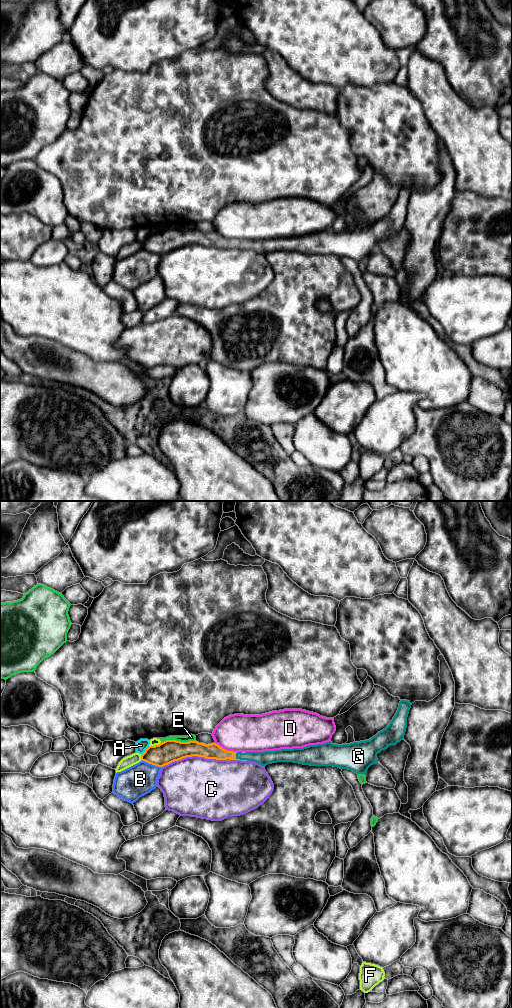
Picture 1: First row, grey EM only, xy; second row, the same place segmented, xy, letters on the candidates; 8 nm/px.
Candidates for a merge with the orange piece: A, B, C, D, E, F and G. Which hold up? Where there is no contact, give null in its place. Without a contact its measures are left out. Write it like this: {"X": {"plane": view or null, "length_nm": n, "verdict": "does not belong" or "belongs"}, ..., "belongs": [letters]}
{"A": {"plane": "xy", "length_nm": 100, "verdict": "does not belong"}, "B": {"plane": "xy", "length_nm": 170, "verdict": "does not belong"}, "C": {"plane": "xy", "length_nm": 550, "verdict": "does not belong"}, "D": {"plane": "xy", "length_nm": 190, "verdict": "does not belong"}, "E": {"plane": "xy", "length_nm": 280, "verdict": "does not belong"}, "F": {"plane": "xy", "length_nm": 100, "verdict": "does not belong"}, "G": {"plane": "xy", "length_nm": 50, "verdict": "belongs"}, "belongs": ["G"]}

